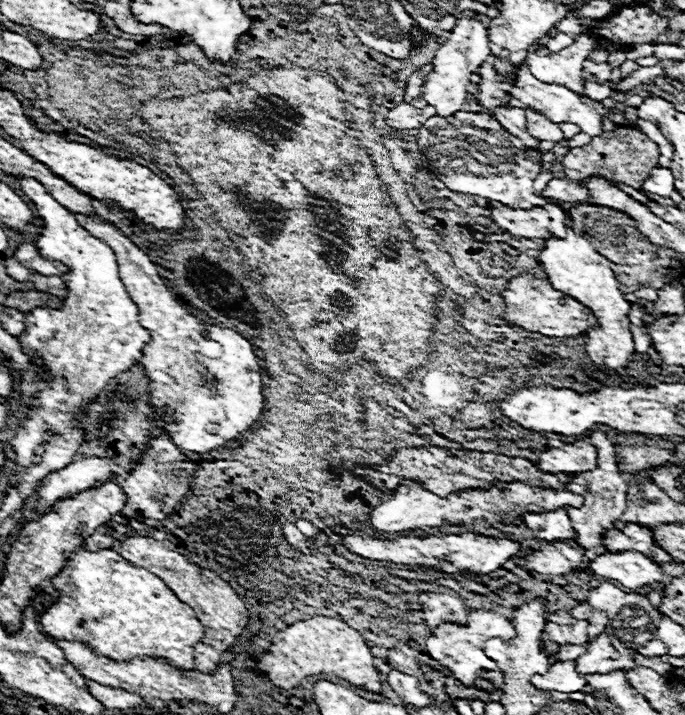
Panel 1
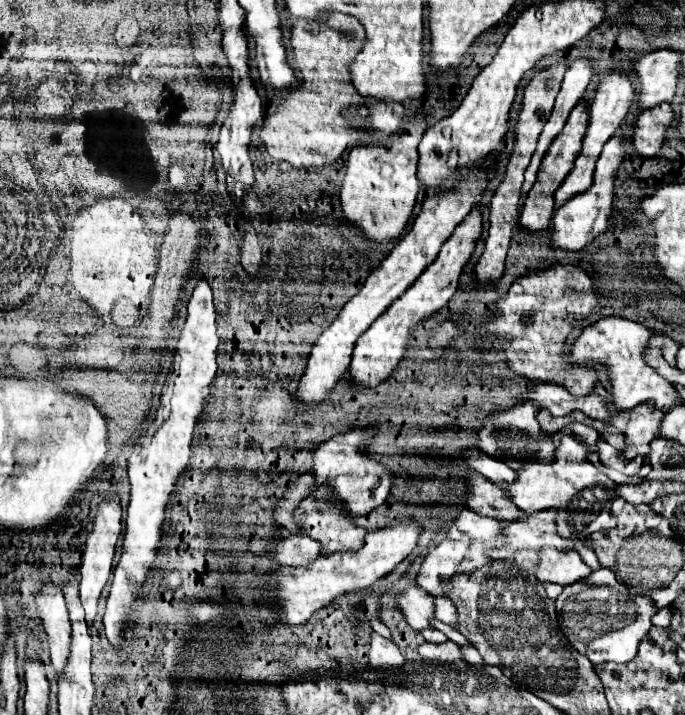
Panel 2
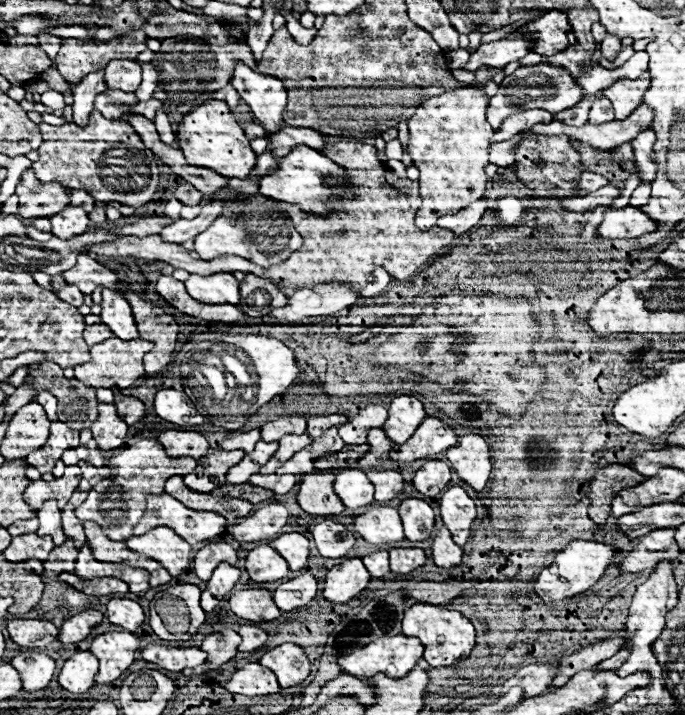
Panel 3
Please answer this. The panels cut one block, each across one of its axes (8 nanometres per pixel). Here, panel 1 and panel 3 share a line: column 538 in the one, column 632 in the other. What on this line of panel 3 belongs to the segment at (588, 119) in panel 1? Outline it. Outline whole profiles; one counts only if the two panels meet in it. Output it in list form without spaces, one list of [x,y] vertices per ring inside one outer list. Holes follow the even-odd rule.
[[[644,72],[638,80],[618,80],[604,90],[604,96],[612,102],[616,120],[624,120],[642,104],[642,96],[650,84],[650,74]]]

